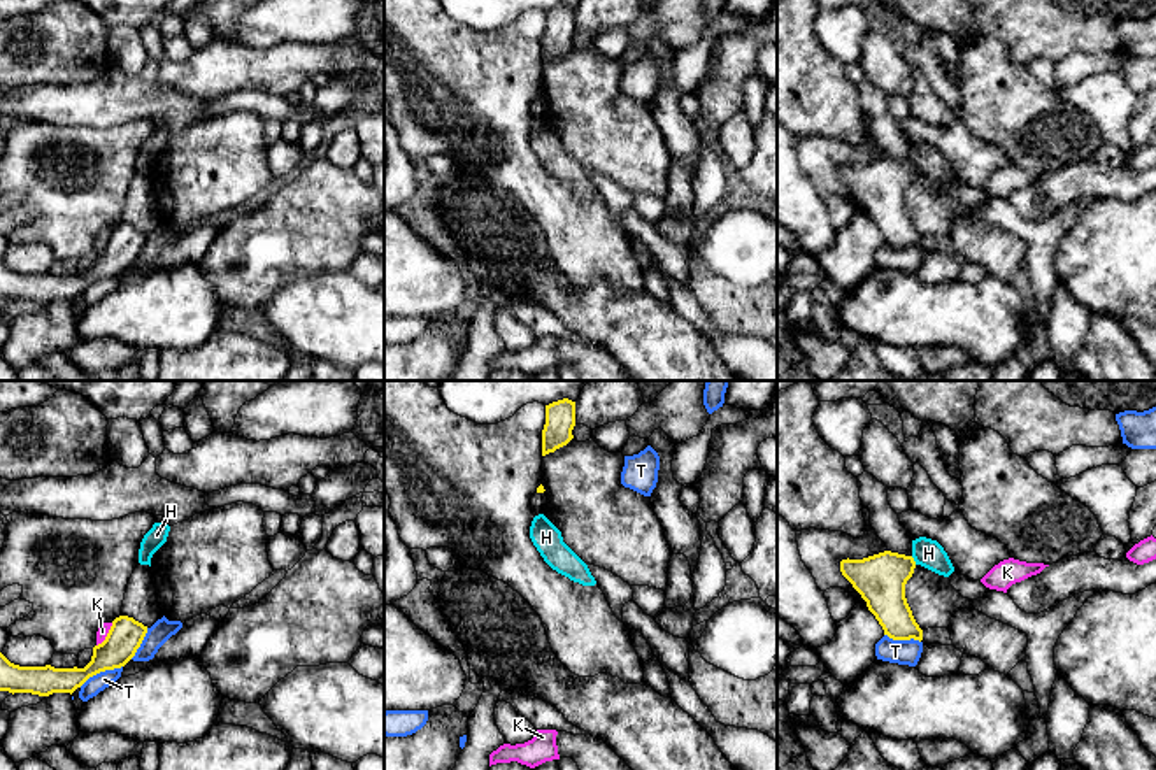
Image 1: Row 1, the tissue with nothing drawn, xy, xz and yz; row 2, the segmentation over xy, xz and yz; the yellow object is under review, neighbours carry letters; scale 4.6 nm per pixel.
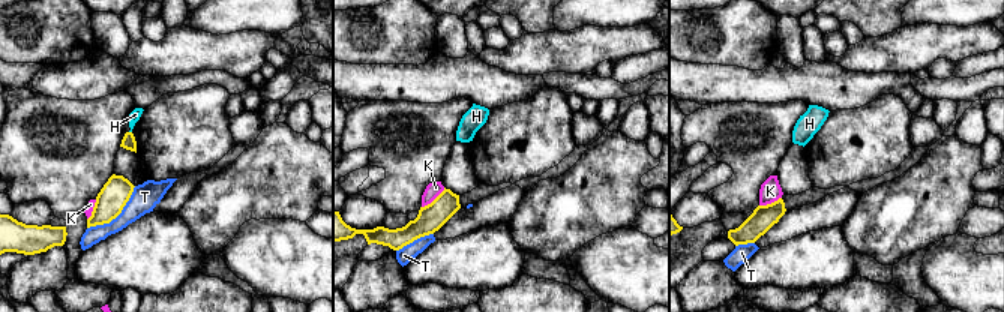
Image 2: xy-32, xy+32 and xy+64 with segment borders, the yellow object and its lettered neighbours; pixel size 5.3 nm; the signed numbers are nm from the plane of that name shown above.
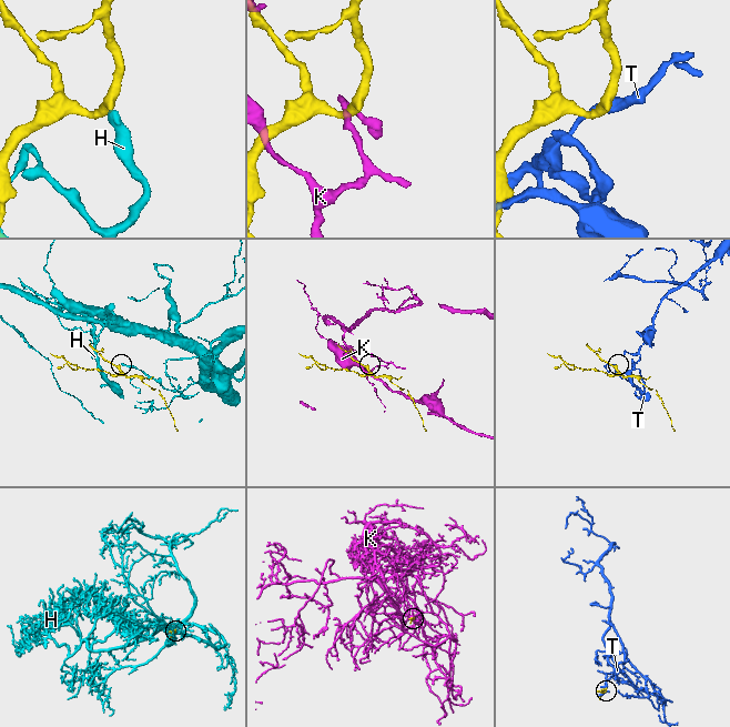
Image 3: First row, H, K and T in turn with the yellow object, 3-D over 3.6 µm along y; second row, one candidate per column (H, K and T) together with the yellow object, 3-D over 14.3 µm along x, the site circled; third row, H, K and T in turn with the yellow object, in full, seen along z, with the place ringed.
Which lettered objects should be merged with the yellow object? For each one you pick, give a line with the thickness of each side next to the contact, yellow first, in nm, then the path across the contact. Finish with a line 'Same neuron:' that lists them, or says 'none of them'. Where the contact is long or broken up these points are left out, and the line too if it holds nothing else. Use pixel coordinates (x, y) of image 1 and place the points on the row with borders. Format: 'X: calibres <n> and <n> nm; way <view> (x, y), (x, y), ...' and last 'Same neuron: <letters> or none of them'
Same neuron: none of them

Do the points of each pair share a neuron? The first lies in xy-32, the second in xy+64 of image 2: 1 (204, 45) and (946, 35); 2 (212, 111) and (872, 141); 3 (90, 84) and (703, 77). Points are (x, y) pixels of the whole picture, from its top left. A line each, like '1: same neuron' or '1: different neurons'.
1: same neuron
2: same neuron
3: same neuron

